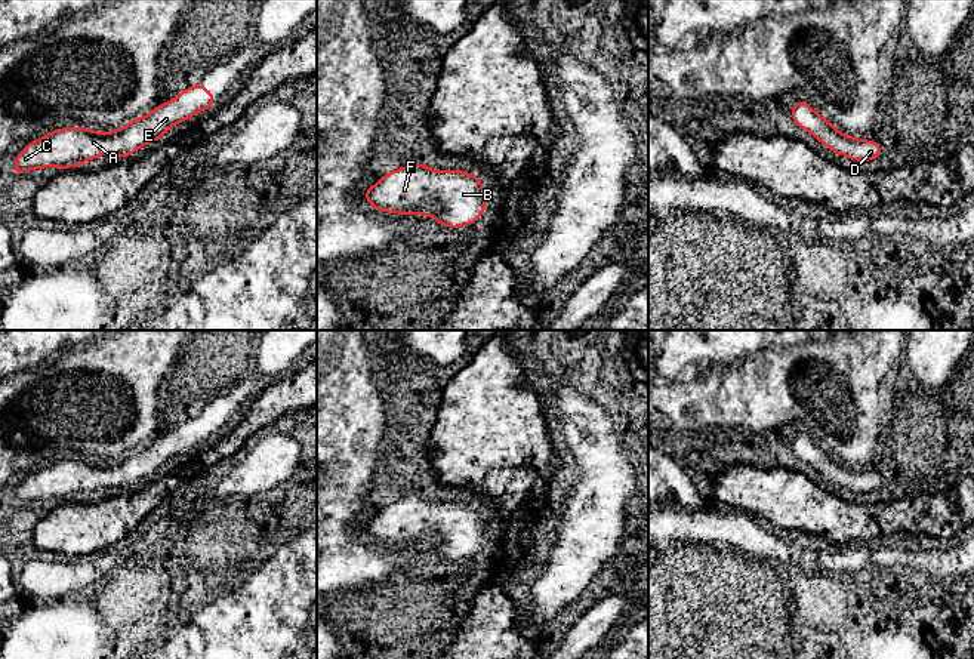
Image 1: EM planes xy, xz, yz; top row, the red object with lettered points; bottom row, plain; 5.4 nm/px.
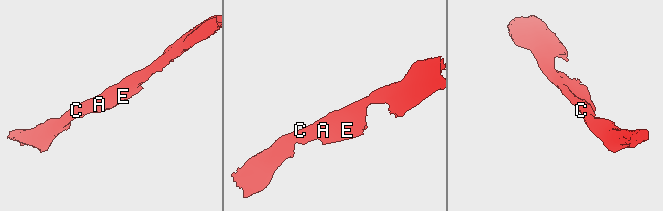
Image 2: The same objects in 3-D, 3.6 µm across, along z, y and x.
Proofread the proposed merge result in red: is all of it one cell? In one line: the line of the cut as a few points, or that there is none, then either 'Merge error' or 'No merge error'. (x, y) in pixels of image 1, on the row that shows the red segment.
No split. No merge error

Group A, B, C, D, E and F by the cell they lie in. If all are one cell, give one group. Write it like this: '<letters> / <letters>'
A B C D E F

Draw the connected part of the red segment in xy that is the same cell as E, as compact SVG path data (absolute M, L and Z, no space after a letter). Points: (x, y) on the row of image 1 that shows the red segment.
M194 84L176 98L154 105L147 117L138 117L114 132L96 132L86 127L62 127L28 144L18 153L13 161L16 175L33 169L80 167L83 163L101 155L132 155L138 148L160 141L160 138L175 124L189 120L200 111L207 111L215 99L215 93L204 84Z

